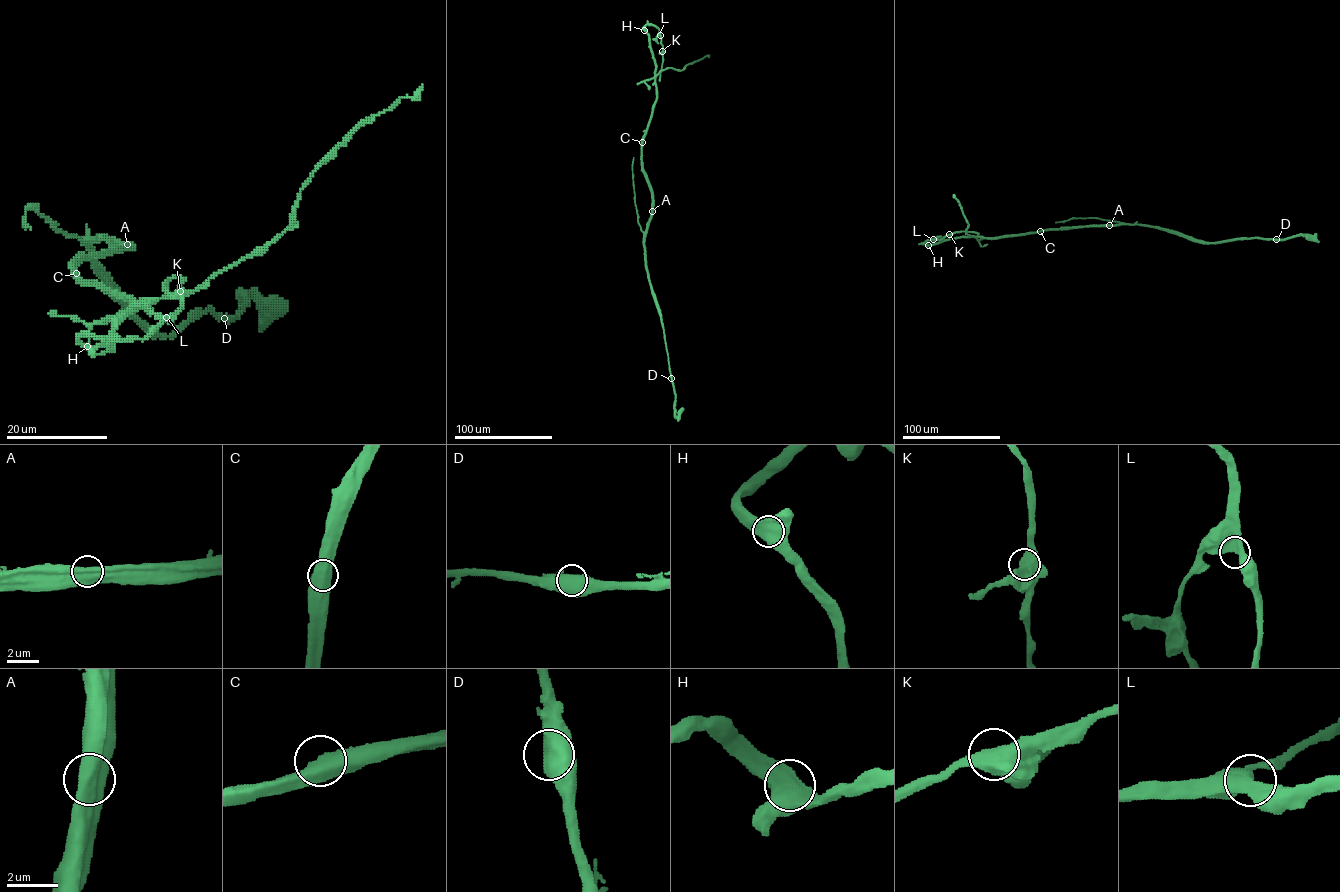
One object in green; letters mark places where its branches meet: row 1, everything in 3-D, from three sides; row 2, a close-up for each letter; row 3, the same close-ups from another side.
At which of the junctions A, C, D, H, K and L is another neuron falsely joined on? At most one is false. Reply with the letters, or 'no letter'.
A

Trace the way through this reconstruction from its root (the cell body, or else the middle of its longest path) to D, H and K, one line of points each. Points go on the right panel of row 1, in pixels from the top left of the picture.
D: (1309, 237), (1315, 235), (1276, 239)
H: (1309, 237), (1315, 235), (1206, 243), (1165, 229), (1118, 224), (1048, 229), (994, 238), (960, 237), (928, 245)
K: (1309, 237), (1315, 235), (1206, 243), (1165, 229), (1118, 224), (922, 244), (949, 234)

